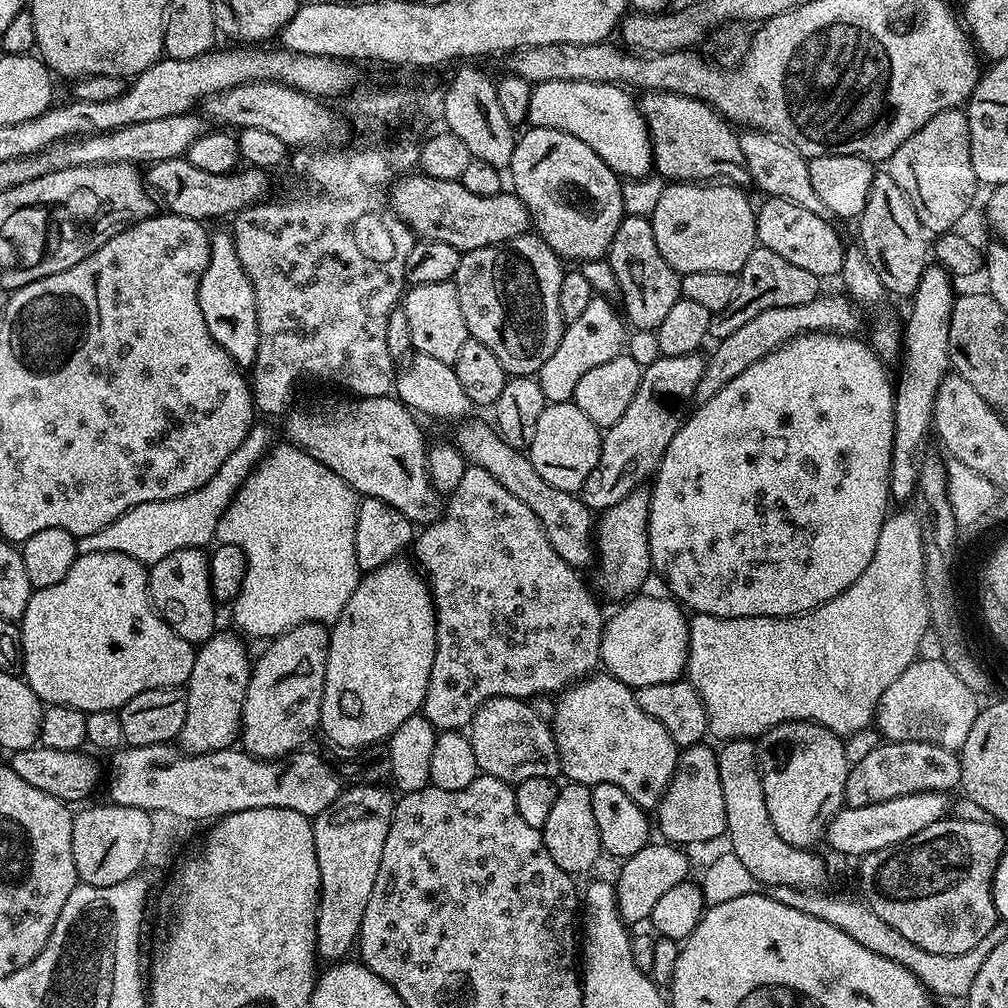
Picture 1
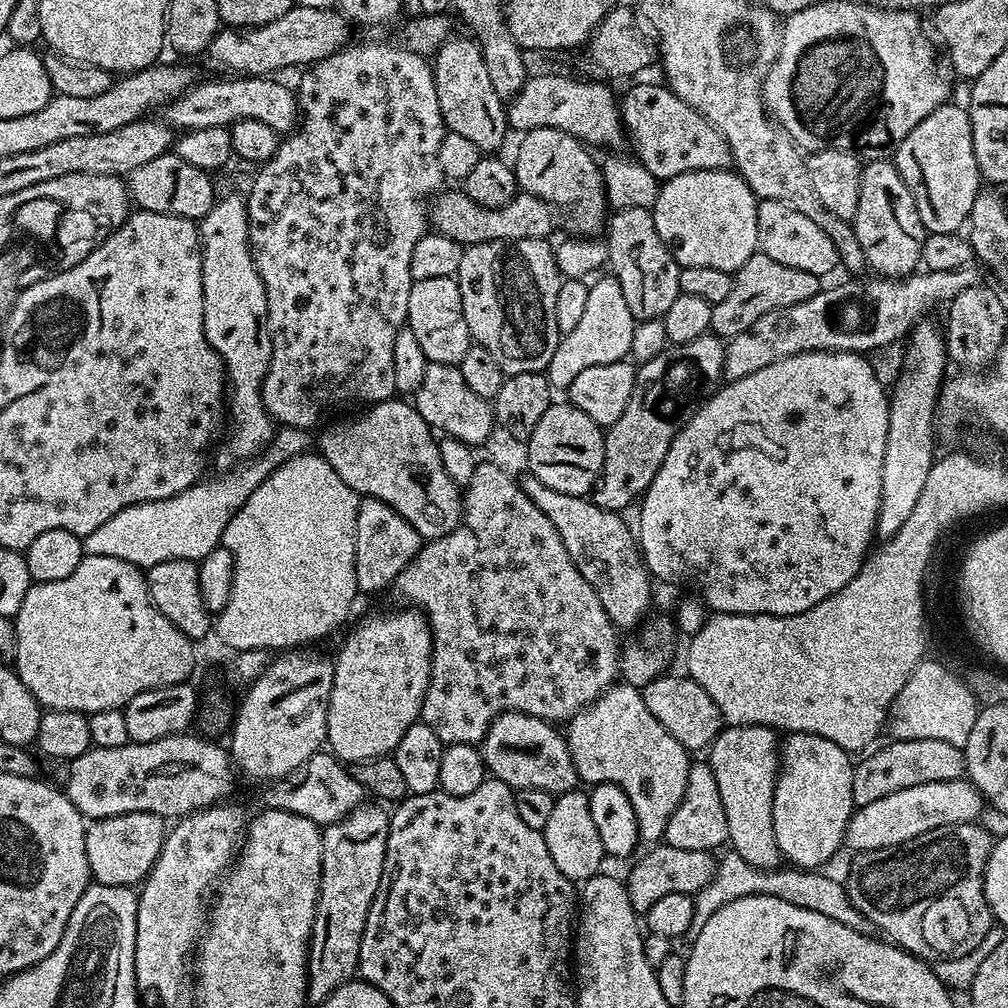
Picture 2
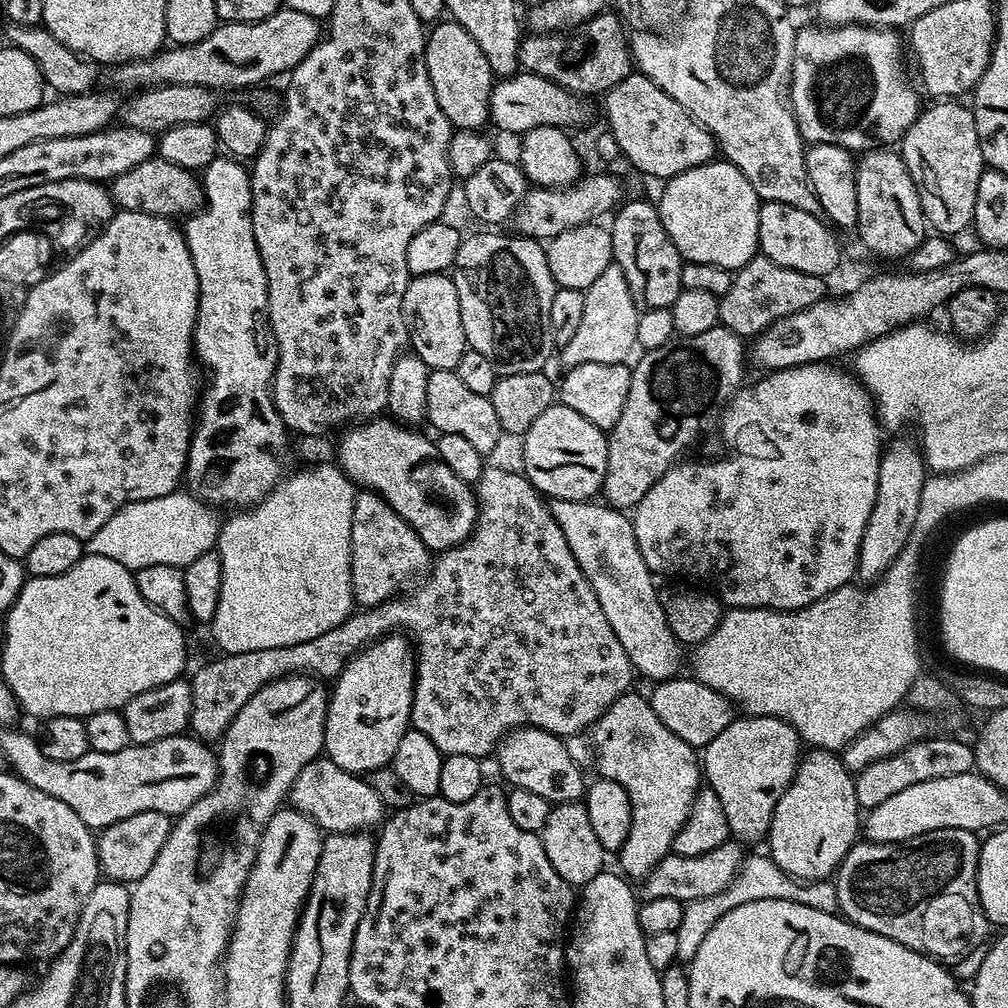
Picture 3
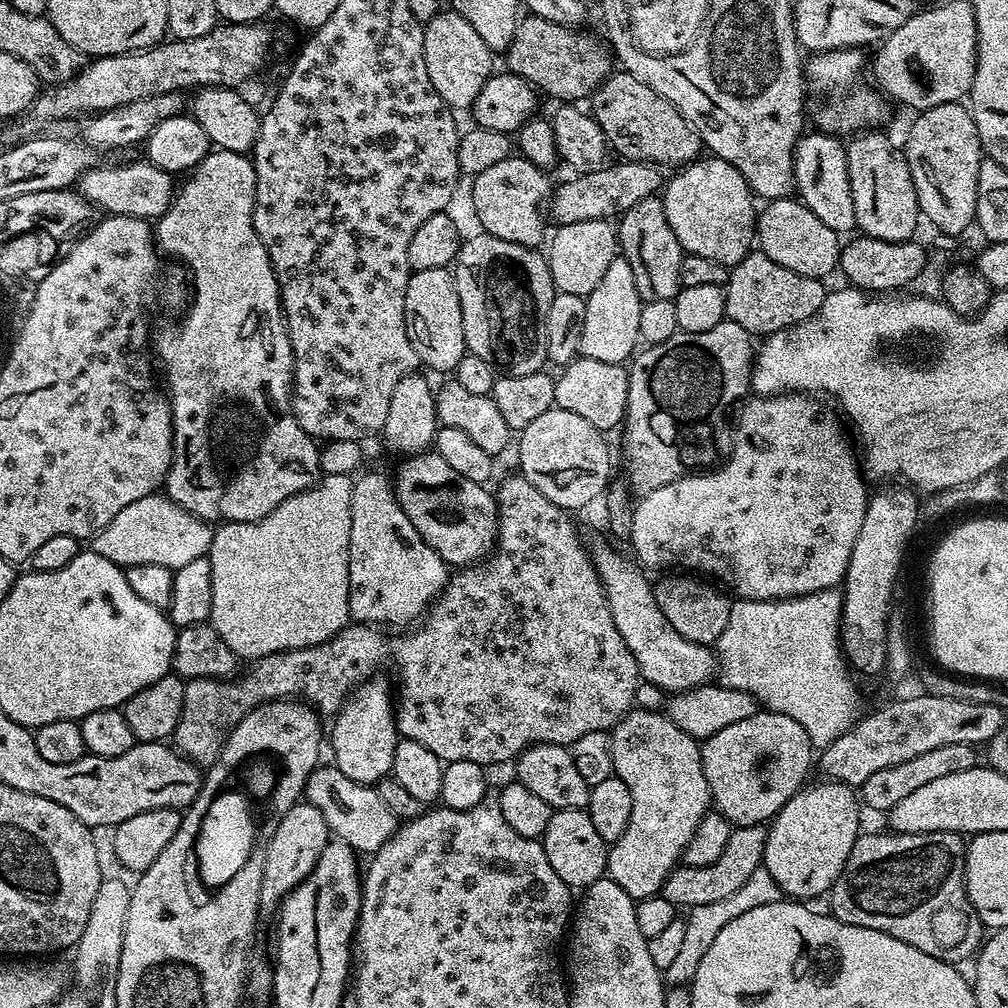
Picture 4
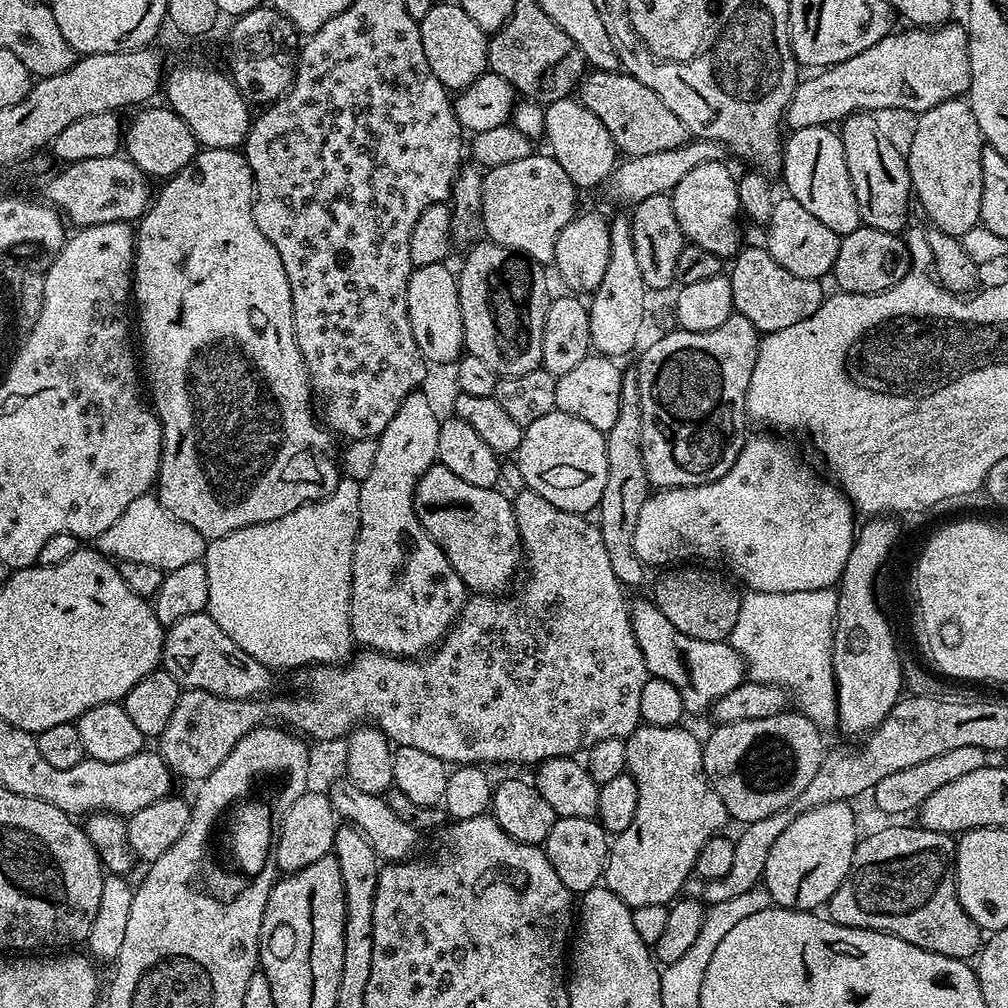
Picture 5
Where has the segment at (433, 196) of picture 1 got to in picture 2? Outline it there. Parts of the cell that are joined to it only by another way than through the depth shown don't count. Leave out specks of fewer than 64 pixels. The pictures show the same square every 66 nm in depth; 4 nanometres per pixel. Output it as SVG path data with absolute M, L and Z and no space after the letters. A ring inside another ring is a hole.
M463 190L441 191L431 204L432 209L429 207L426 212L431 227L465 246L491 240L543 240L551 237L558 221L551 204L523 190L517 191L515 198L497 208L478 206L478 202L474 202Z

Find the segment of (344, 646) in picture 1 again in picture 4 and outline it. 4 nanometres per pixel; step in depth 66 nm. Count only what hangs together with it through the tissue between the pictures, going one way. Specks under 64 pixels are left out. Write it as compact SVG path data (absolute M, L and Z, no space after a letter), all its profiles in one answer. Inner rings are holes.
M375 680L355 689L331 721L335 768L342 770L346 778L354 778L354 782L369 786L374 786L391 773L398 739L393 689L391 692L382 681Z

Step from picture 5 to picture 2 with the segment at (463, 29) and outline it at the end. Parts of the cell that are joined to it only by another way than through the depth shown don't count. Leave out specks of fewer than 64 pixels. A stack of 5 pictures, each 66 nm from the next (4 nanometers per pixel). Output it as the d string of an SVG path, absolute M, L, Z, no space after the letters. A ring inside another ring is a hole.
M467 35L455 36L445 40L431 61L432 77L445 129L454 134L462 134L462 138L474 142L481 153L499 153L499 148L504 144L504 135L509 135L510 132L505 101L494 94L494 85L488 77L479 43Z

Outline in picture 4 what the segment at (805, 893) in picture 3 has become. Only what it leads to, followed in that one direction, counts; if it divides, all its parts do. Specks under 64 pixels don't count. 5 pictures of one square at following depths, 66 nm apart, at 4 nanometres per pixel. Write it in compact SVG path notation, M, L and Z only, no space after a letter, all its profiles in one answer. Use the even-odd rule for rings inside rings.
M762 866L758 870L754 870L754 874L750 876L750 882L746 882L746 886L742 886L742 890L735 891L734 894L722 898L719 902L710 902L710 906L698 906L691 909L686 916L686 939L682 951L674 961L674 966L670 966L666 970L667 983L672 986L684 986L692 982L704 955L710 950L714 938L718 938L718 932L724 926L734 922L734 918L738 918L740 914L754 910L756 906L766 906L770 902L778 902L781 898L780 888L772 875Z

